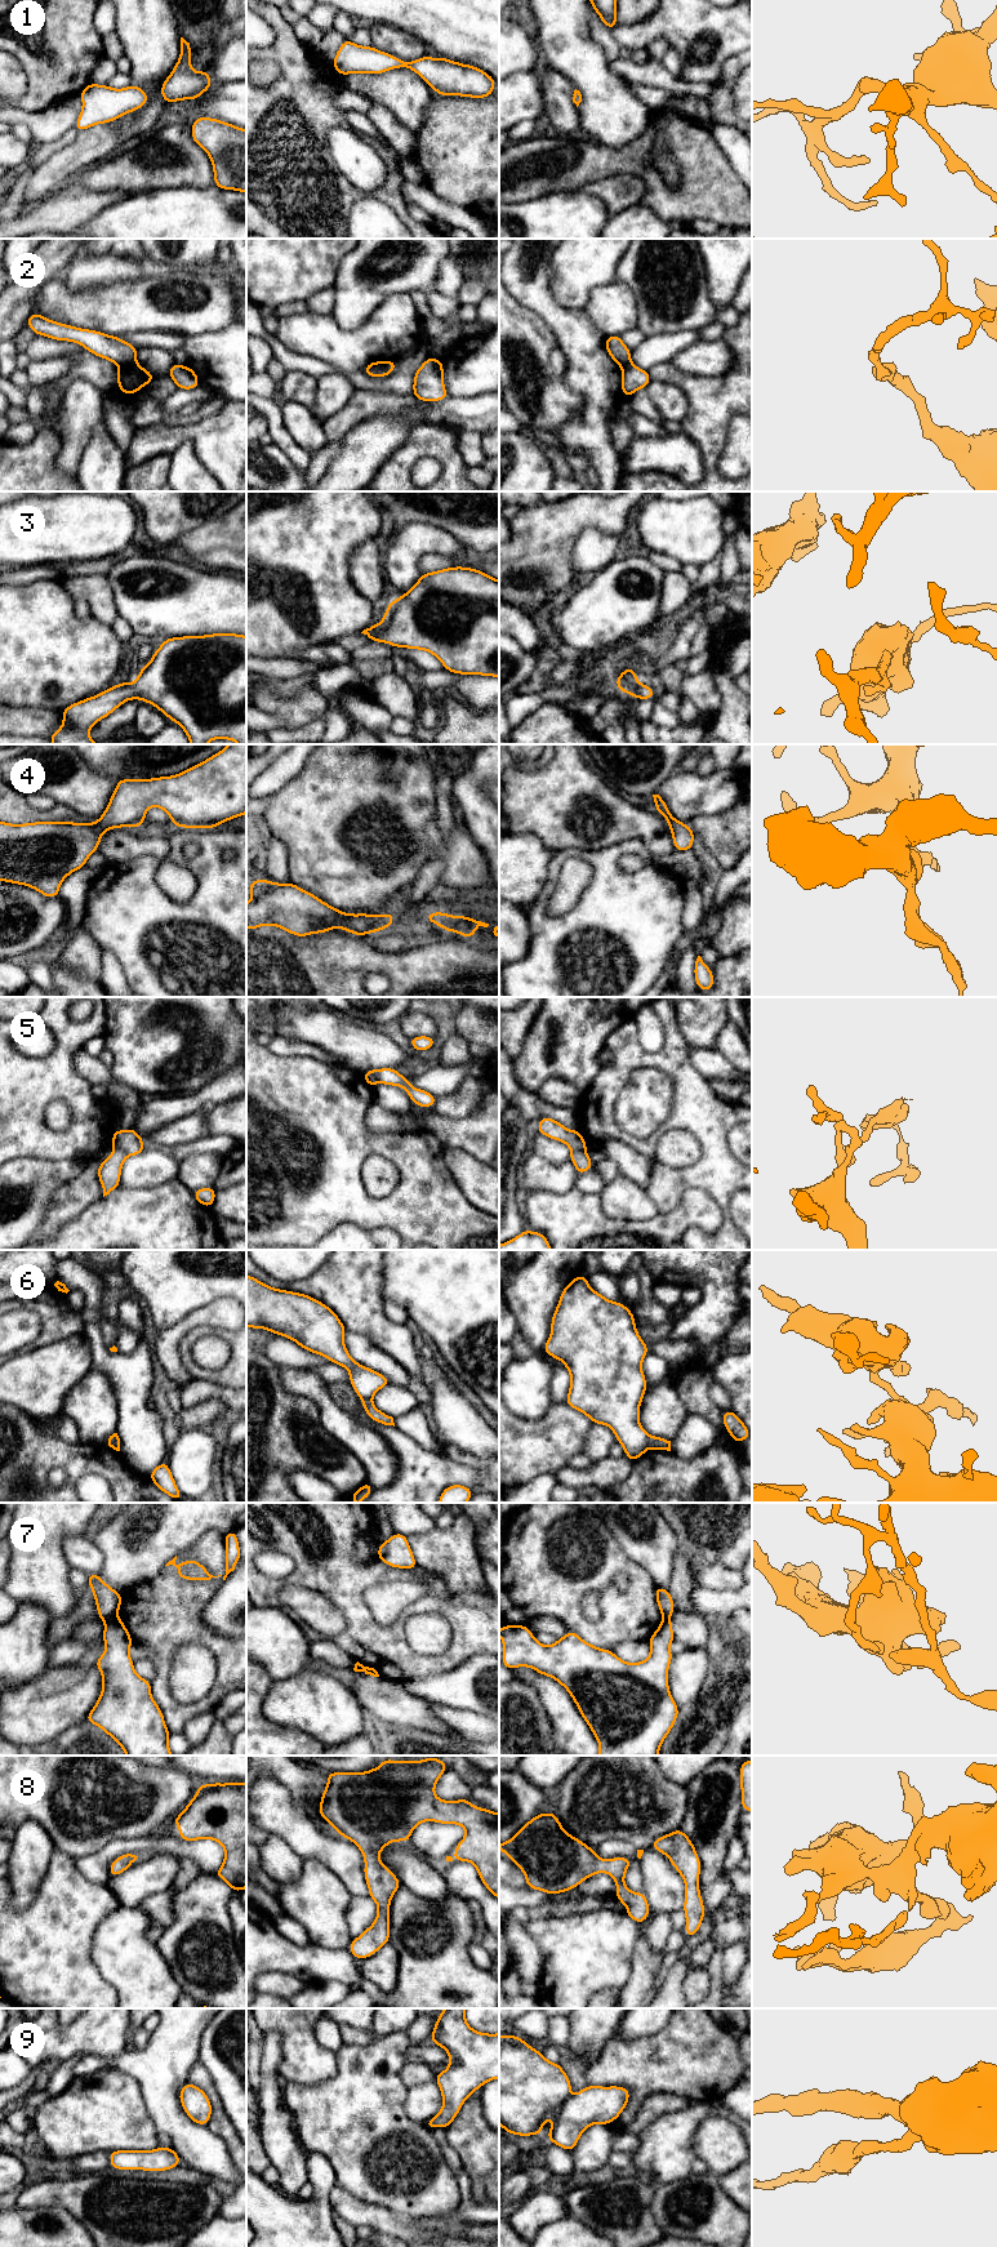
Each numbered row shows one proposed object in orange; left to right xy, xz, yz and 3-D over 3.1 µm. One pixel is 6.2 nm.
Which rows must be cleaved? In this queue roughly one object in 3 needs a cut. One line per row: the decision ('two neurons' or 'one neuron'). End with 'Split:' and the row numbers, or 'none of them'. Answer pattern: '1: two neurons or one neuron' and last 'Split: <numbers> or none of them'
1: one neuron
2: two neurons
3: one neuron
4: one neuron
5: two neurons
6: two neurons
7: two neurons
8: one neuron
9: one neuron
Split: 2, 5, 6, 7

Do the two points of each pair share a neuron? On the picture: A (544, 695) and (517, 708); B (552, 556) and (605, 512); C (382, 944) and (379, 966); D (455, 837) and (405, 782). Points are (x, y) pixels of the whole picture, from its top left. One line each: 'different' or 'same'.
A: same
B: same
C: different
D: same

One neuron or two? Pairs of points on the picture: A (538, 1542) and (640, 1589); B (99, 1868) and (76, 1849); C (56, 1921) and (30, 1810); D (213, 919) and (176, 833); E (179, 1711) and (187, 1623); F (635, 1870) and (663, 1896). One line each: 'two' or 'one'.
A: one
B: two
C: two
D: one
E: one
F: two

